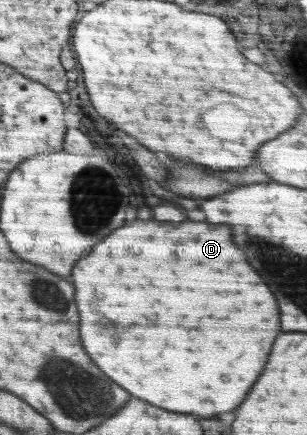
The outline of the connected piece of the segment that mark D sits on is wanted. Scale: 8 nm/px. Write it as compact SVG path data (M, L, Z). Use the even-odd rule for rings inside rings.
M132 221L124 227L120 227L118 231L114 231L114 235L108 235L102 243L98 243L98 247L94 247L94 251L82 259L82 263L78 263L78 267L74 269L72 275L72 283L74 287L78 287L78 311L82 311L82 345L86 347L86 353L90 355L90 359L94 359L94 363L98 363L98 367L102 367L102 371L106 371L106 375L110 375L110 379L114 379L120 387L126 387L126 391L130 391L134 397L138 399L146 399L148 403L154 403L156 407L166 407L166 411L178 411L178 413L196 413L202 417L214 417L220 413L228 413L232 409L236 409L248 395L250 387L256 383L256 379L260 377L260 373L264 371L264 365L268 361L272 343L276 339L276 335L280 333L280 311L278 311L278 303L276 297L272 295L272 291L268 289L268 285L262 281L262 277L250 267L250 263L246 261L246 255L234 245L232 241L232 233L230 227L214 227L210 223L202 223L202 221L184 221L184 223L172 223L172 221ZM106 269L124 269L124 271L106 271Z

